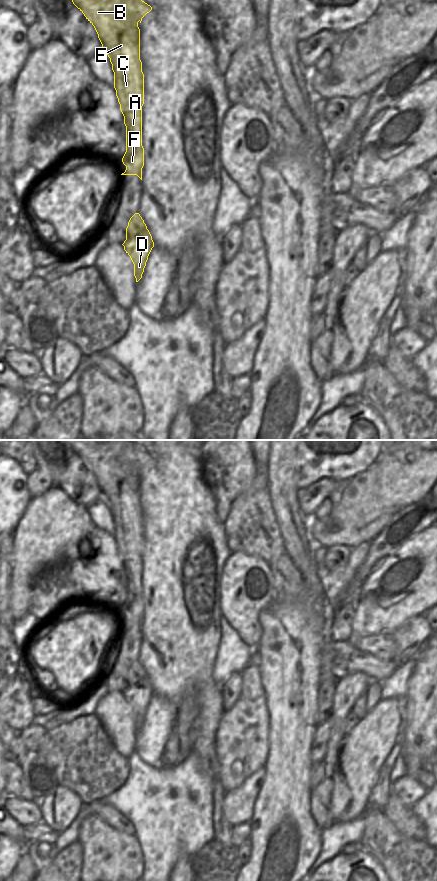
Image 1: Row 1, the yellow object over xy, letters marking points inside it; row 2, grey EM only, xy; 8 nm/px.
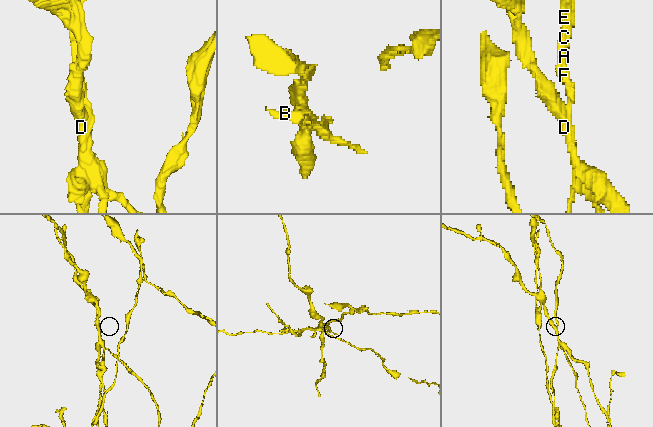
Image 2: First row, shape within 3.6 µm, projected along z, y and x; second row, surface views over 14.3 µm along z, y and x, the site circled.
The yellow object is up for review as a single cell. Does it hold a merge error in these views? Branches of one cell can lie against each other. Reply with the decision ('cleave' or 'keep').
cleave

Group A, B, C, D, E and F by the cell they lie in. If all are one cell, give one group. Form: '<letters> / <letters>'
A B C E F / D

